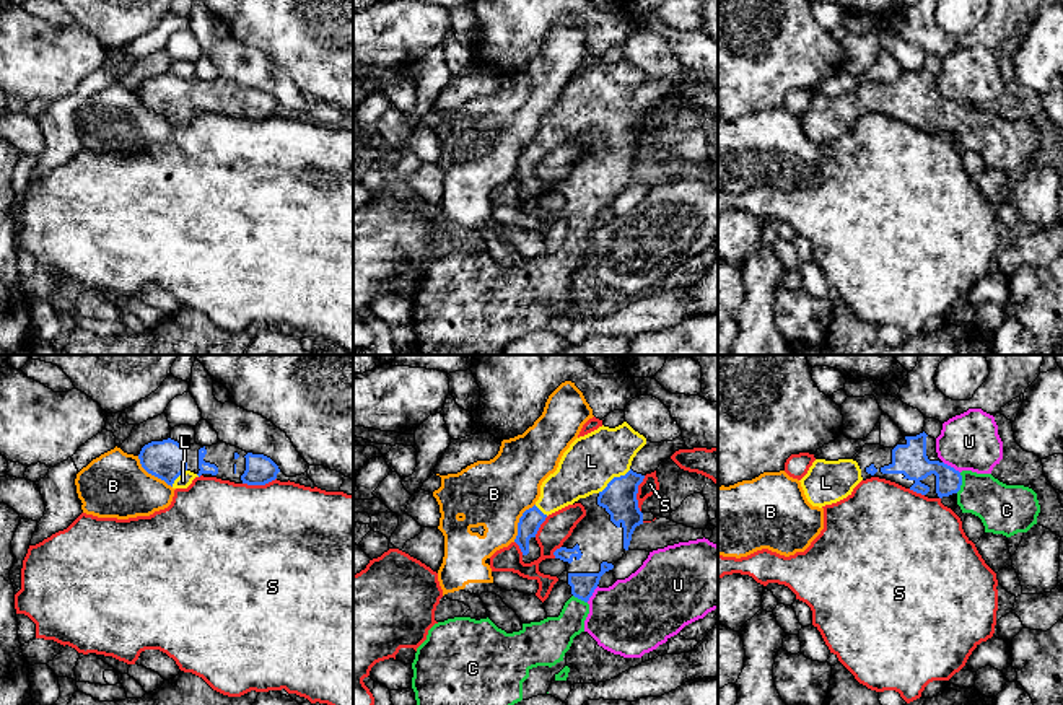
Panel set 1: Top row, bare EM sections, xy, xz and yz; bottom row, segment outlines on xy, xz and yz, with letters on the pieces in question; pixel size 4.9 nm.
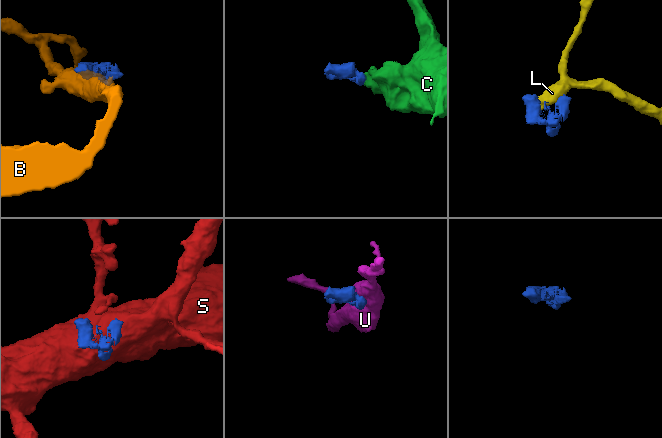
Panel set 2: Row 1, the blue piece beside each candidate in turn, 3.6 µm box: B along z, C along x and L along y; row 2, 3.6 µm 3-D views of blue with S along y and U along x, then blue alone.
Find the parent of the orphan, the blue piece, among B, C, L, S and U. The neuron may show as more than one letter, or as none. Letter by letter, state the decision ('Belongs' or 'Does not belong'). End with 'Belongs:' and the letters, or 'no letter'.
B: Does not belong
C: Belongs
L: Belongs
S: Does not belong
U: Does not belong
Belongs: C, L

